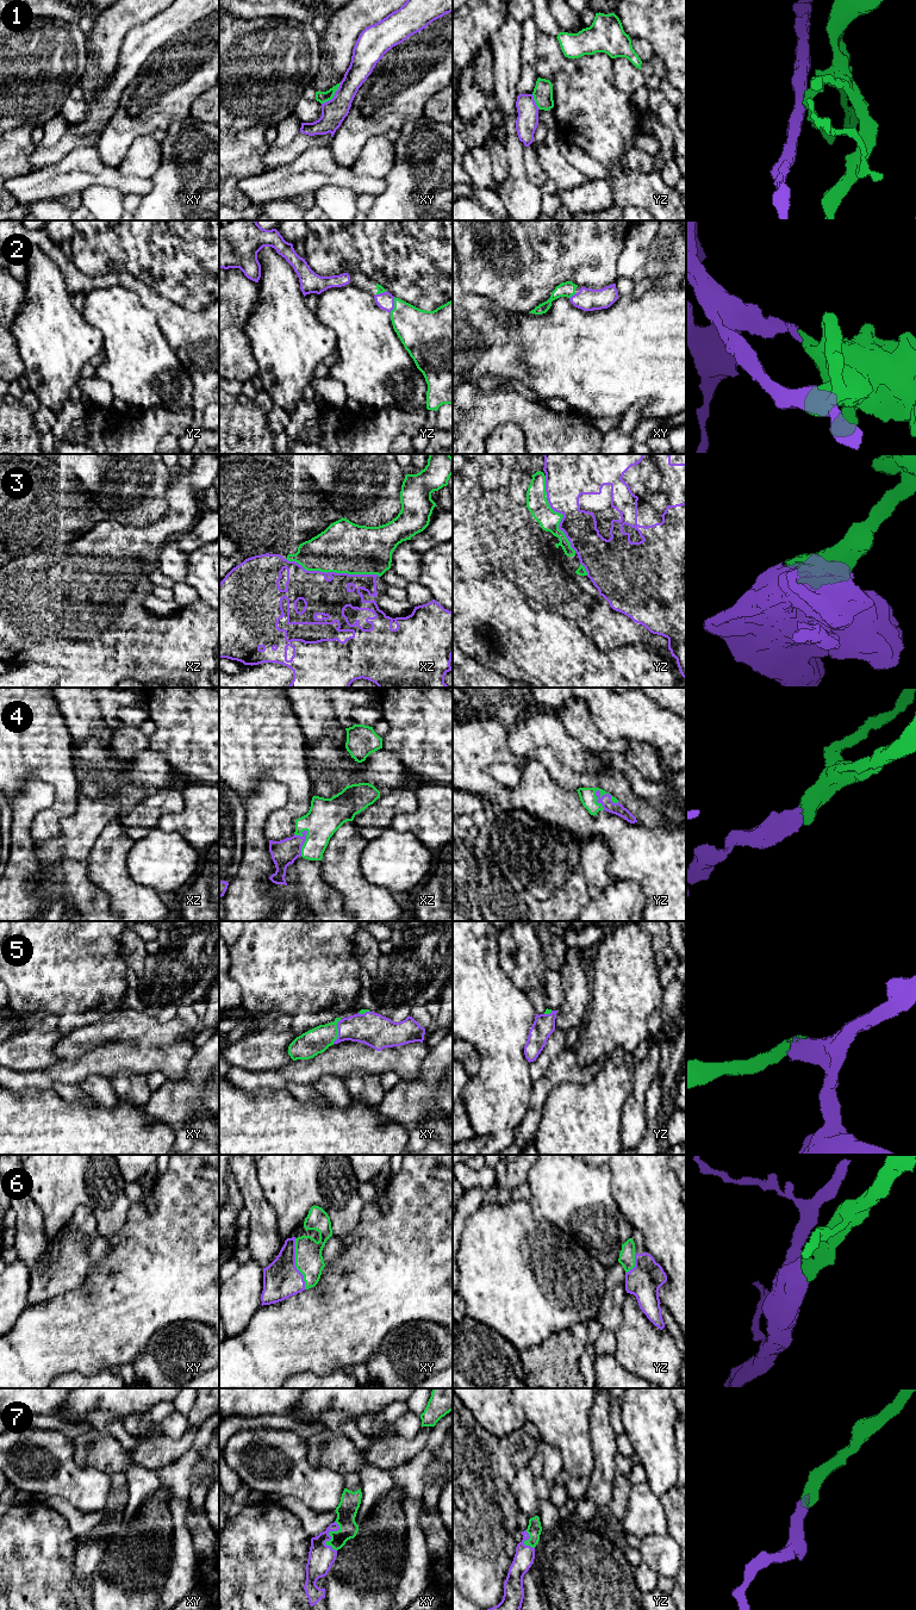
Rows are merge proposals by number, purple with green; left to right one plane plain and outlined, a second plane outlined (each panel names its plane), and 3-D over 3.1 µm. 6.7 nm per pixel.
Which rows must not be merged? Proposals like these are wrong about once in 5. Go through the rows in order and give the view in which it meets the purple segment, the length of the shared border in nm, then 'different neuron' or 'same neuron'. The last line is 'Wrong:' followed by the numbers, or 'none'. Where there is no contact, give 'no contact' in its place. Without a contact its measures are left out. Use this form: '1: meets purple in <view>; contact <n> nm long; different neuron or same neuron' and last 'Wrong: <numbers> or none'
1: meets purple in xy; contact 200 nm long; different neuron
2: meets purple in yz; contact 120 nm long; same neuron
3: meets purple in xz; contact 650 nm long; same neuron
4: meets purple in yz; contact 180 nm long; same neuron
5: meets purple in xy; contact 180 nm long; same neuron
6: meets purple in xy; contact 360 nm long; same neuron
7: meets purple in xy; contact 200 nm long; same neuron
Wrong: 1

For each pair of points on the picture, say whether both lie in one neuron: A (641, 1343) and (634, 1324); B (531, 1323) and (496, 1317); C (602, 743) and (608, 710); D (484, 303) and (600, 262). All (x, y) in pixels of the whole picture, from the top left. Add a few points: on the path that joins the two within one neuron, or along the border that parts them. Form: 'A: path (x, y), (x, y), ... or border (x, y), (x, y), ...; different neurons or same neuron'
A: path (637, 1338), (636, 1329); same neuron
B: path (523, 1317), (504, 1317); same neuron
C: border (587, 709), (594, 725), (605, 735), (628, 740); different neurons
D: border (465, 290), (493, 300), (508, 314); different neurons

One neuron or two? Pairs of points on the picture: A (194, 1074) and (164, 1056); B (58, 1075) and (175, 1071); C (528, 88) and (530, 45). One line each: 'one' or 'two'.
A: two
B: one
C: one

